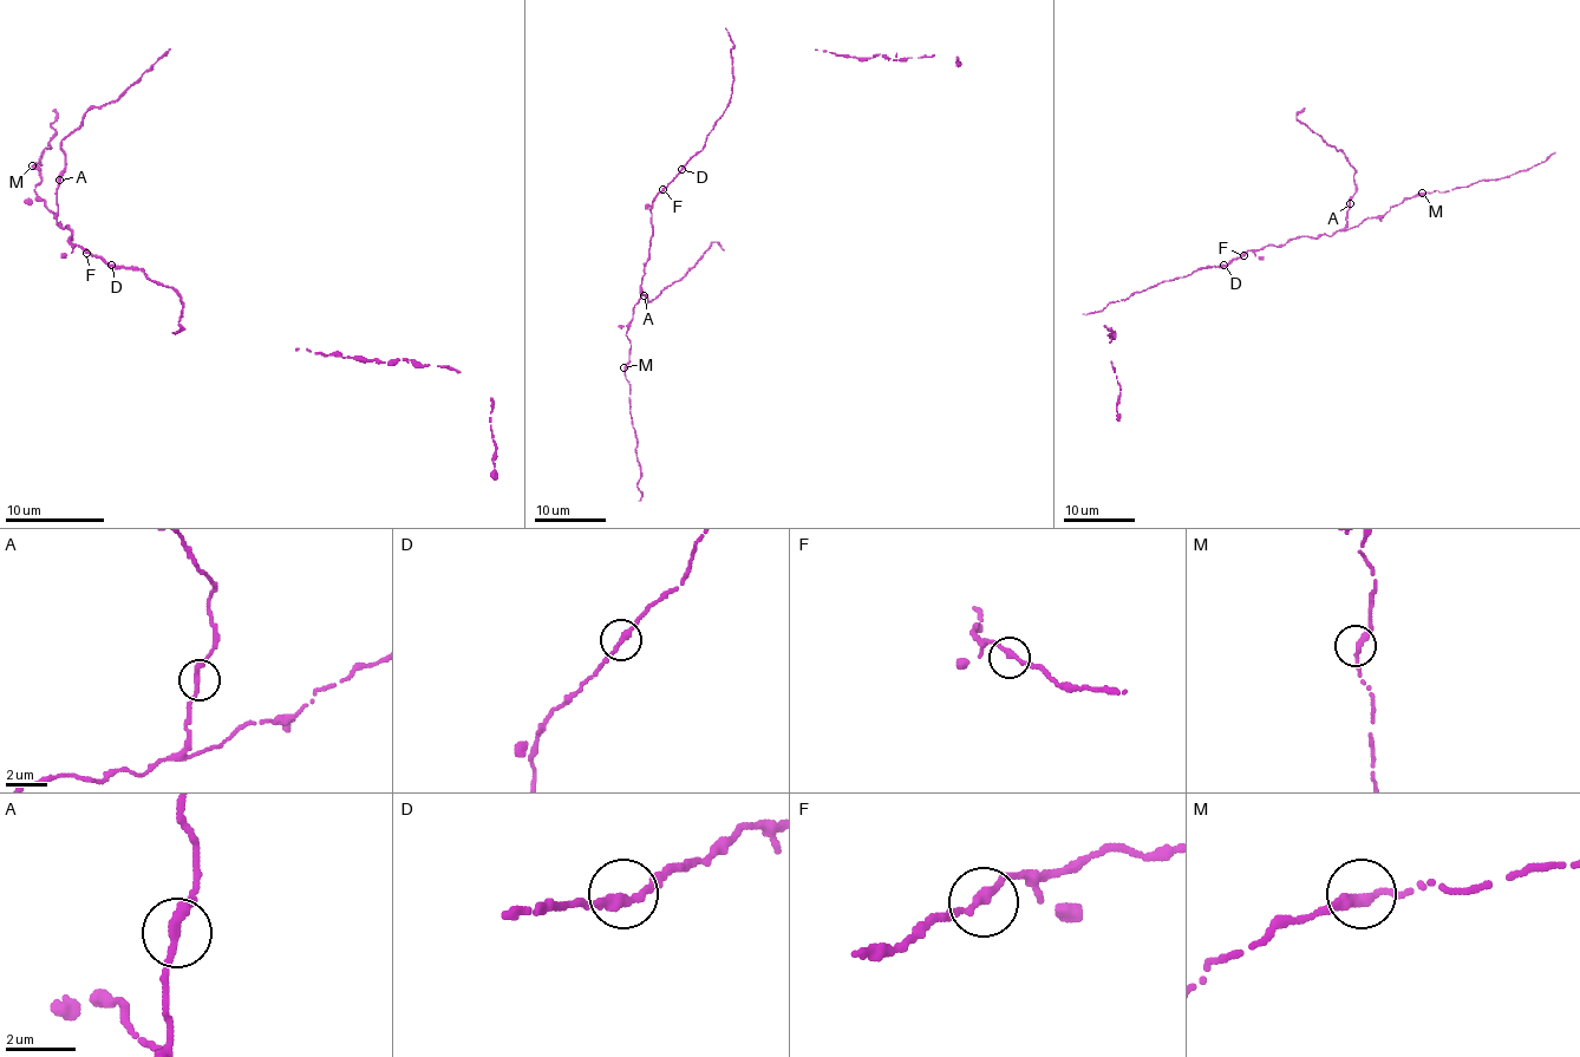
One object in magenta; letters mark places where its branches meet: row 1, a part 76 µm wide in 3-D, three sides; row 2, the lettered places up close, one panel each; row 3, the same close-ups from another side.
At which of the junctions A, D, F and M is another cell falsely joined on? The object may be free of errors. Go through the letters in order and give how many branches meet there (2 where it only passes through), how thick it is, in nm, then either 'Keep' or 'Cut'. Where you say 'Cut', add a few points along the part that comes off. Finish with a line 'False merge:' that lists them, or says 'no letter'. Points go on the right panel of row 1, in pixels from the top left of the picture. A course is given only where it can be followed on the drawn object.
A: Branches: 2. Thickness 280 nm. Keep
D: Branches: 2. Thickness 280 nm. Keep
F: Branches: 2. Thickness 260 nm. Keep
M: Branches: 2. Thickness 280 nm. Keep
False merge: no letter

